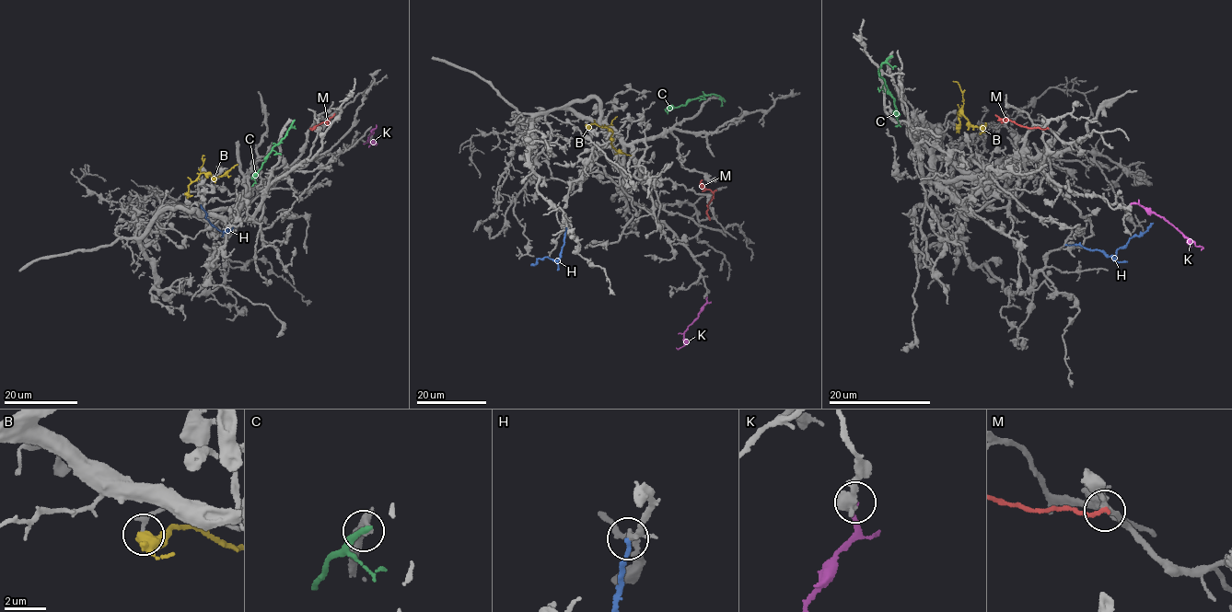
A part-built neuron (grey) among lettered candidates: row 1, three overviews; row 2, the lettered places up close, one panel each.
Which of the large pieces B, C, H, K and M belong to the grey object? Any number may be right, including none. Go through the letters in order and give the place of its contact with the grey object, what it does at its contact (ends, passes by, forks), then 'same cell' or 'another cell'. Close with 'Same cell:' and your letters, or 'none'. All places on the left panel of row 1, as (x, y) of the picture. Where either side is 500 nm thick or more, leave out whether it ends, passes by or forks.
B: (185, 193) | it forks | same cell
C: (293, 121) | it ends | another cell
H: (222, 236) | it ends | another cell
K: (371, 132) | it ends | same cell
M: (334, 114) | it ends | another cell
Same cell: B, K

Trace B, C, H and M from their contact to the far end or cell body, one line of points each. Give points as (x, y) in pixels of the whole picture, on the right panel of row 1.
B: (958, 125), (957, 114), (962, 108), (963, 115), (974, 126), (980, 129), (985, 122)
C: (890, 56), (878, 71), (887, 92), (894, 101), (899, 124), (894, 126)
H: (1065, 244), (1098, 250), (1113, 259), (1119, 248), (1129, 239), (1139, 236), (1153, 223)
M: (1047, 128), (1025, 127), (995, 115)

